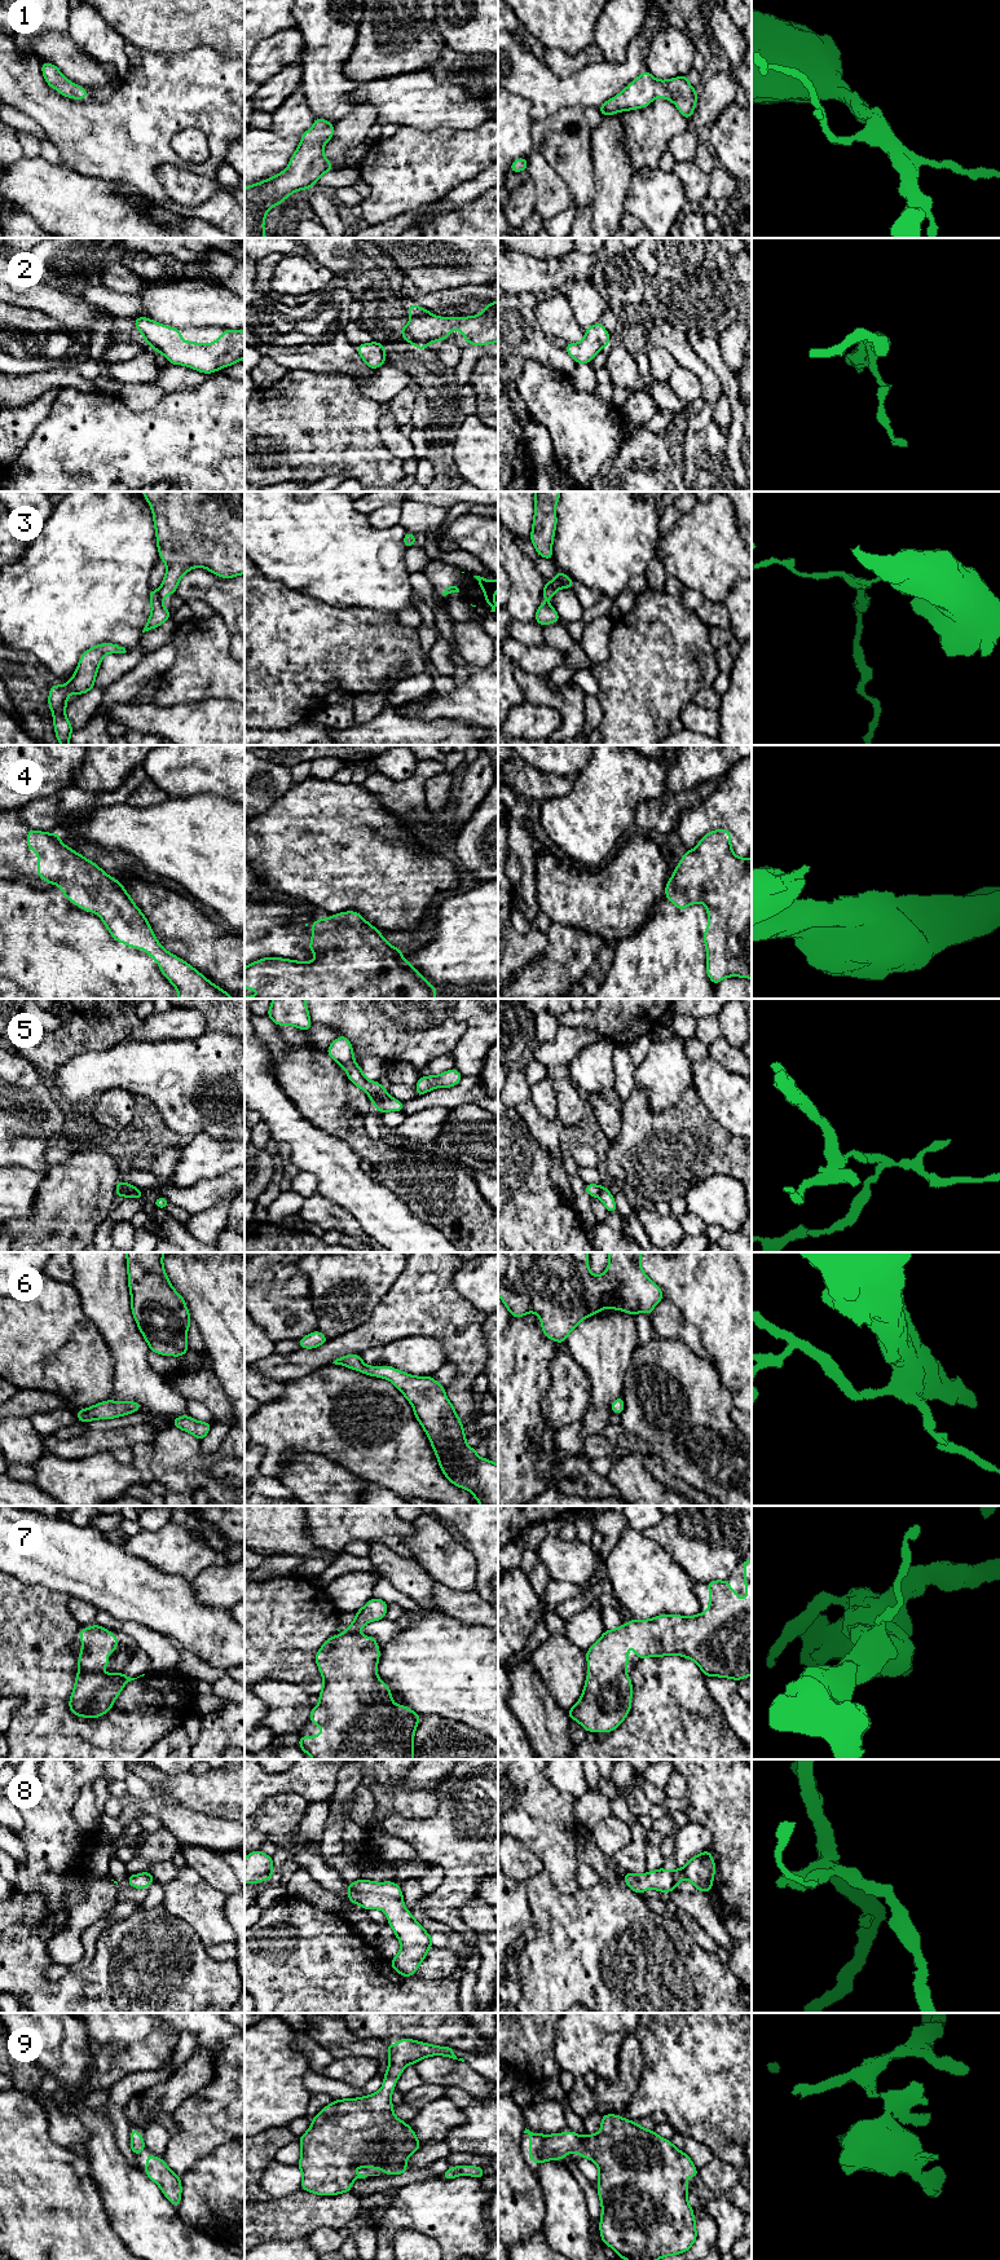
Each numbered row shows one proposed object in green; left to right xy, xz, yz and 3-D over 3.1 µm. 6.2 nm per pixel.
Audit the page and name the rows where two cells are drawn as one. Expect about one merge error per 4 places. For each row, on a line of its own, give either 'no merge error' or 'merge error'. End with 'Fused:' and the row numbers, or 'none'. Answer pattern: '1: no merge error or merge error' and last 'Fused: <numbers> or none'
1: no merge error
2: no merge error
3: merge error
4: no merge error
5: merge error
6: no merge error
7: no merge error
8: no merge error
9: no merge error
Fused: 3, 5

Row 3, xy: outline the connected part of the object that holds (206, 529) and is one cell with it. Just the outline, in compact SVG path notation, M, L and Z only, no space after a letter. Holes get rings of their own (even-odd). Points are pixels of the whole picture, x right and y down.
M142 492L153 511L159 559L166 563L164 580L158 590L162 600L176 592L182 576L195 567L221 578L245 573L245 492Z

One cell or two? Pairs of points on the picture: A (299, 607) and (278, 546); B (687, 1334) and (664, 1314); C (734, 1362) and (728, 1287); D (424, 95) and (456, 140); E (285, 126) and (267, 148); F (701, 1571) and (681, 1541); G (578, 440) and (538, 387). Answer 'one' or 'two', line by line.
A: two
B: one
C: one
D: two
E: two
F: one
G: one

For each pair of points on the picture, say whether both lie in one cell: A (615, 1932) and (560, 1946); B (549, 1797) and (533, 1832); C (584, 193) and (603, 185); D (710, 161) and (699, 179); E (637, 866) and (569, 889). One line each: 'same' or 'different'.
A: same
B: same
C: different
D: different
E: same

